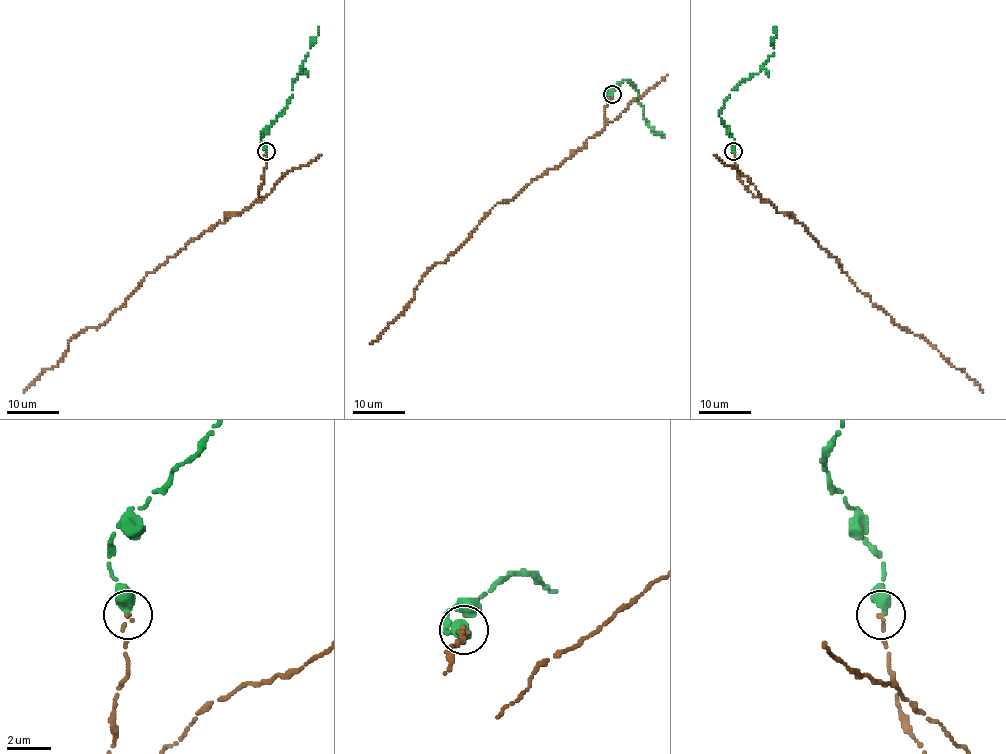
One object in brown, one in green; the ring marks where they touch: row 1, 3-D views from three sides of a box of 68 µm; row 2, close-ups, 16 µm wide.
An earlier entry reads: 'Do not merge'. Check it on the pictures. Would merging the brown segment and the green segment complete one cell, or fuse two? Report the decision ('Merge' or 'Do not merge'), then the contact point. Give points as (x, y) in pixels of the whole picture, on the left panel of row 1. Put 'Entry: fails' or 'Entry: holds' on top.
Entry: fails
Merge. Place: (266, 151)

